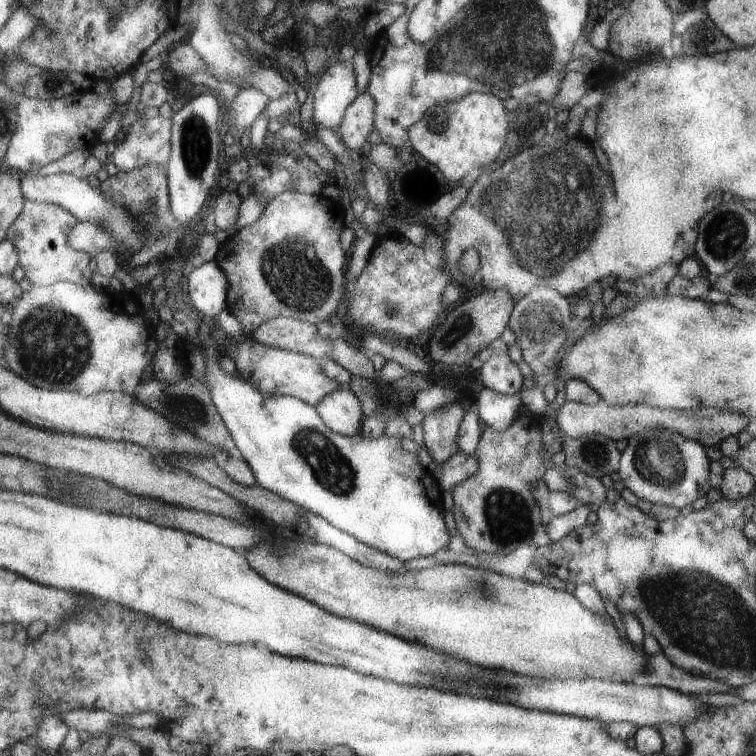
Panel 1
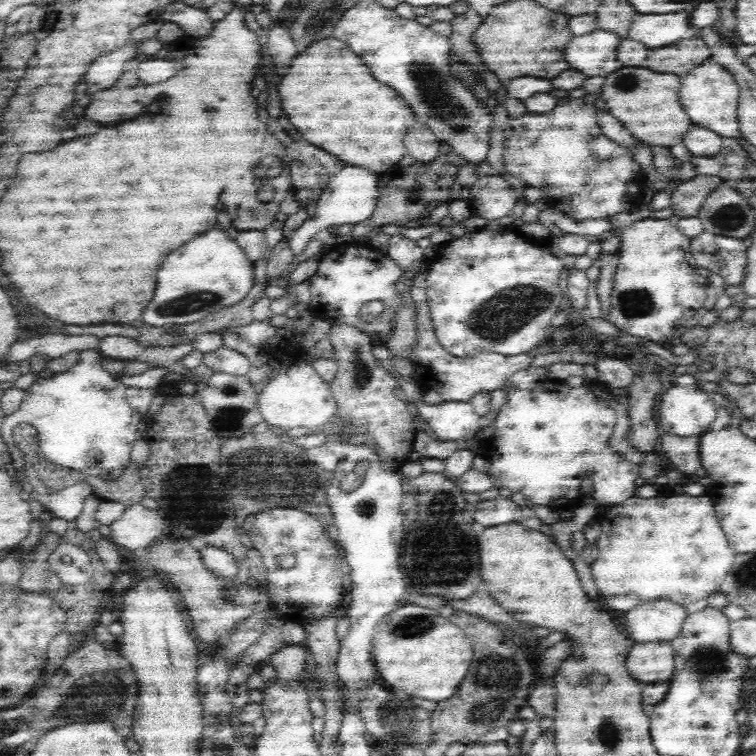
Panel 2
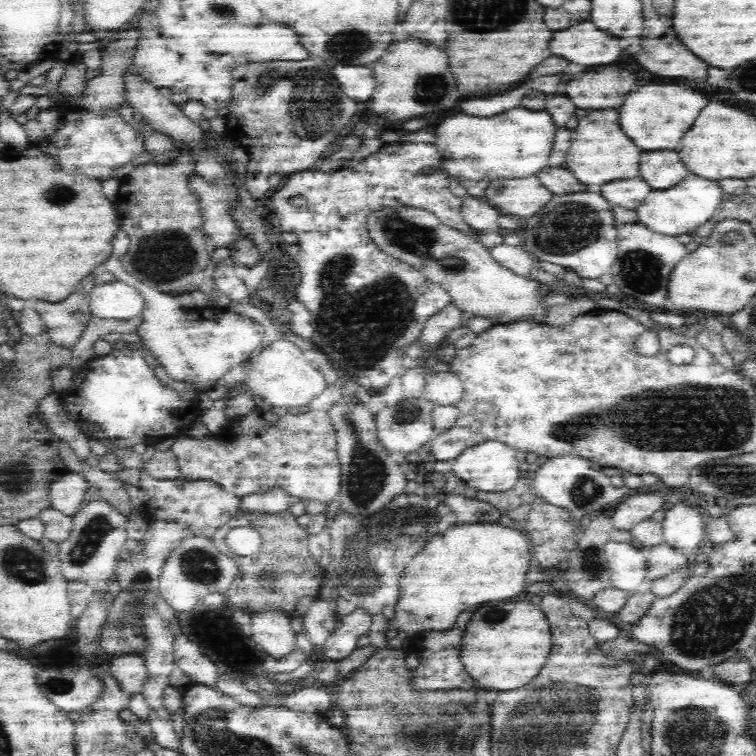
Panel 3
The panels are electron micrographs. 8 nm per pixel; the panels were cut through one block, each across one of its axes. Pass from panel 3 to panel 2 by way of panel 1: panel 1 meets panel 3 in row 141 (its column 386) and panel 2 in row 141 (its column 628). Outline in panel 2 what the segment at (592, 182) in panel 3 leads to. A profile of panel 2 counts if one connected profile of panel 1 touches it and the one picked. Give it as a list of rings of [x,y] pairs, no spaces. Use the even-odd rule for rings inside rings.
[[[622,68],[612,72],[601,88],[607,110],[626,130],[650,146],[674,146],[690,130],[690,118],[678,102],[680,78],[670,72],[650,72],[646,68]]]

